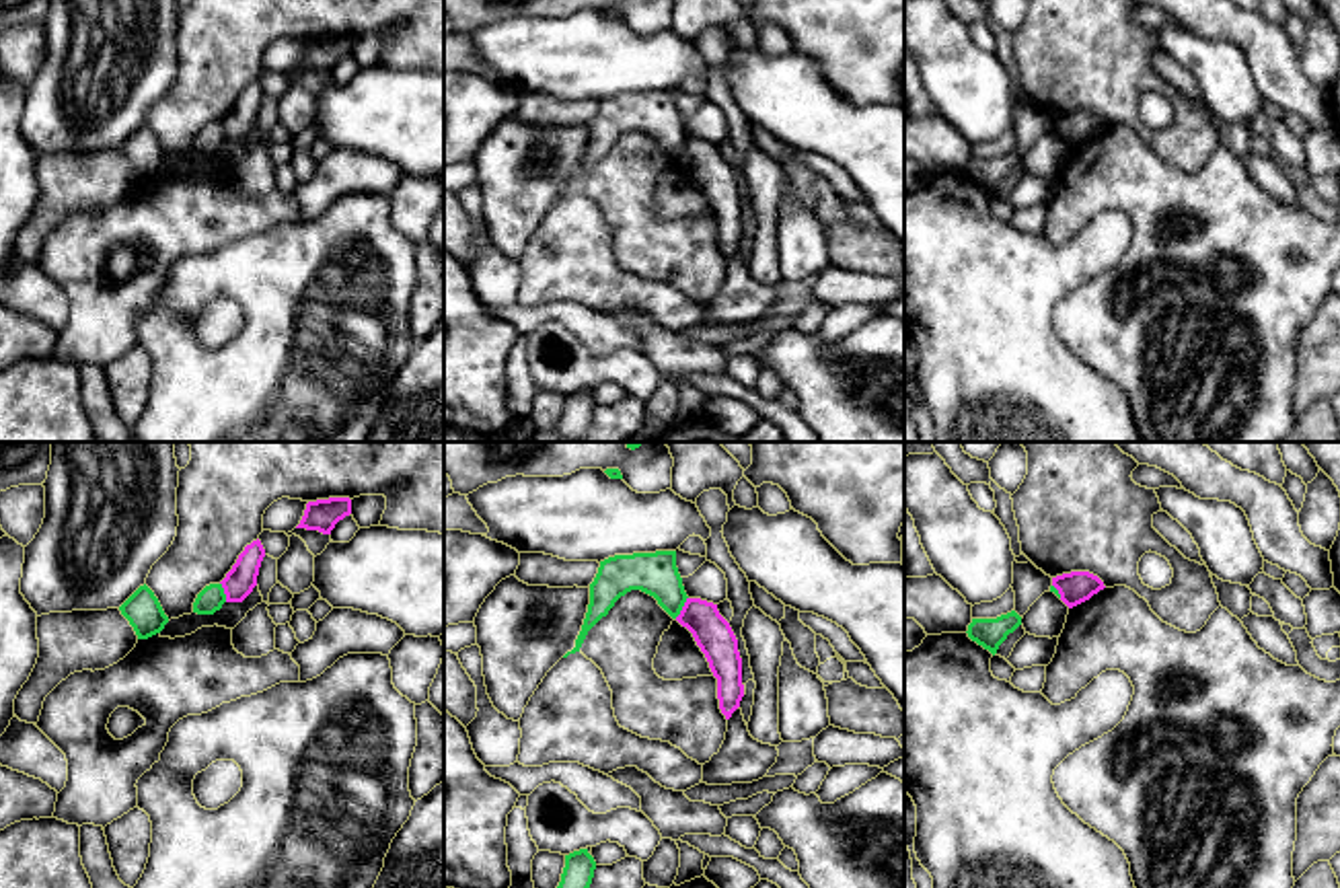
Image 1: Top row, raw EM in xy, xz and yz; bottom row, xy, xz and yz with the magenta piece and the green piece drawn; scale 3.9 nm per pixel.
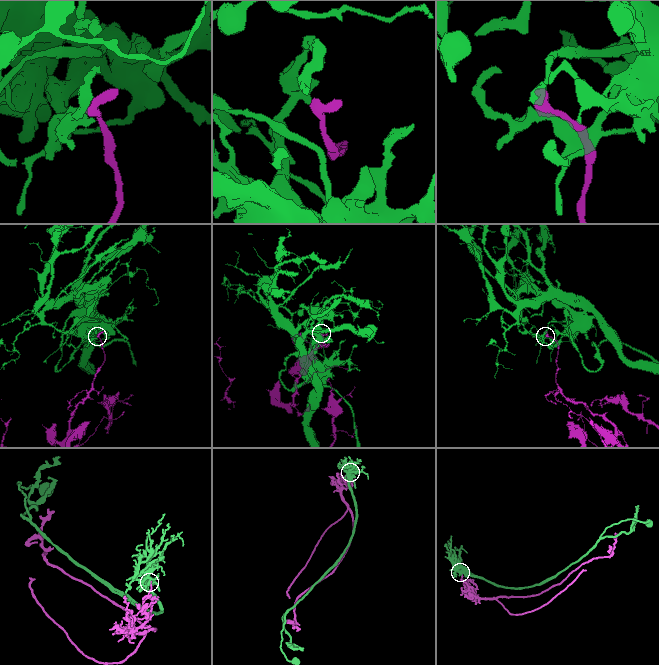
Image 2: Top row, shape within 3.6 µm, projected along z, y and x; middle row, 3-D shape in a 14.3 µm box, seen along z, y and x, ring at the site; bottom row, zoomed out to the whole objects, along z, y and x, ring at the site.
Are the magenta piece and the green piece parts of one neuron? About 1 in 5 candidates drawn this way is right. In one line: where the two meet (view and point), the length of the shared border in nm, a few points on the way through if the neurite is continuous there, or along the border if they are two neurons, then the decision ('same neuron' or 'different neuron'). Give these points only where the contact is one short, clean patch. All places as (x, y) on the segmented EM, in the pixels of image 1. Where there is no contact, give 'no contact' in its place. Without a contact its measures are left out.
xz (683, 607) | 100 nm | along xz (687, 597), (675, 617) | different neuron

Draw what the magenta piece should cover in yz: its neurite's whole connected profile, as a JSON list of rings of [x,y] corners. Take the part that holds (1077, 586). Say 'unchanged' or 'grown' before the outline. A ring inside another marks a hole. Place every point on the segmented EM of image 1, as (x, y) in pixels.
unchanged | [[[1071,571],[1052,578],[1052,586],[1058,590],[1060,600],[1073,608],[1085,600],[1089,600],[1093,594],[1104,590],[1104,582],[1089,574],[1089,571]]]

